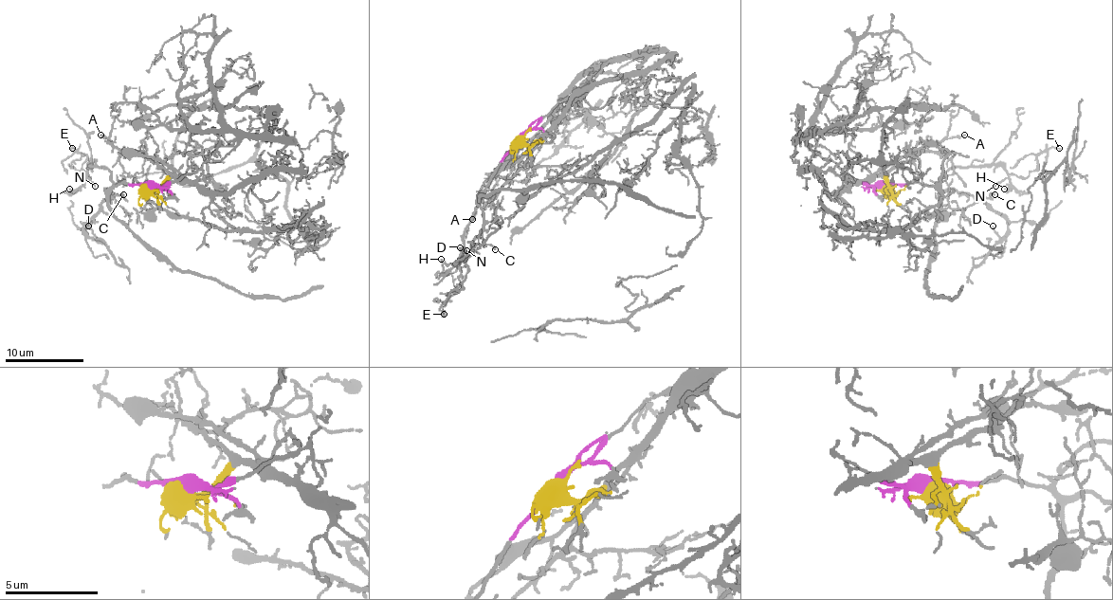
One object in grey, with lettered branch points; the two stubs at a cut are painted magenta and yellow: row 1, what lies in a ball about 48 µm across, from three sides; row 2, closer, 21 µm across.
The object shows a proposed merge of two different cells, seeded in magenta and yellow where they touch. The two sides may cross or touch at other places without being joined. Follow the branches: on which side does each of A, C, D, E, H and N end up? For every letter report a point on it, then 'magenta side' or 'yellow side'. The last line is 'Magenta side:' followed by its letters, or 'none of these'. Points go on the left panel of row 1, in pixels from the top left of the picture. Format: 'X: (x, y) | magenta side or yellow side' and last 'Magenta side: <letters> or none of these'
A: (100, 135) | yellow side
C: (123, 194) | magenta side
D: (88, 226) | magenta side
E: (72, 148) | magenta side
H: (69, 189) | magenta side
N: (95, 186) | magenta side
Magenta side: C, D, E, H, N

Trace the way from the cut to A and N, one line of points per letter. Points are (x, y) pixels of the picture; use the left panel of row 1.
A: (148, 184), (157, 188), (167, 176), (165, 171), (150, 156), (126, 156), (100, 135)
N: (148, 184), (126, 182), (114, 186), (112, 174), (106, 169), (92, 164), (86, 176), (94, 186)

